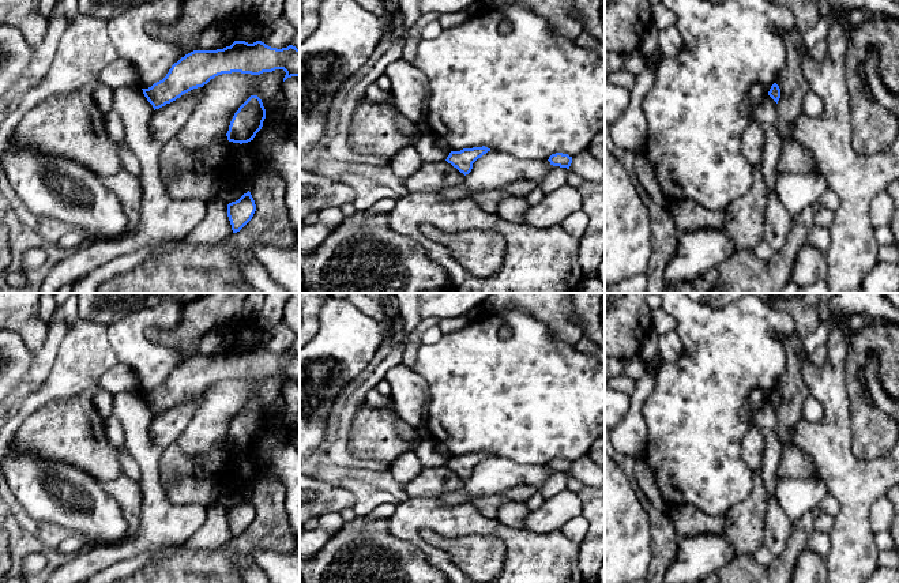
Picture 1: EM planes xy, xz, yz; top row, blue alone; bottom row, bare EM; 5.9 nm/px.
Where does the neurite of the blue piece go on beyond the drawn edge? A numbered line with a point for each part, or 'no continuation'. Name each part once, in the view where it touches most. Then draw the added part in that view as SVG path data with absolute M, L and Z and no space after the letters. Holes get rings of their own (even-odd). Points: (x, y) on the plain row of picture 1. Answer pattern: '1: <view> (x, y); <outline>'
no continuation

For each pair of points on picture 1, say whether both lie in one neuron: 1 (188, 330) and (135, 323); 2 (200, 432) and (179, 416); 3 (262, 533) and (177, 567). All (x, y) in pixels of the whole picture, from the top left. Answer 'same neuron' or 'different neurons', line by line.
1: different neurons
2: different neurons
3: same neuron

